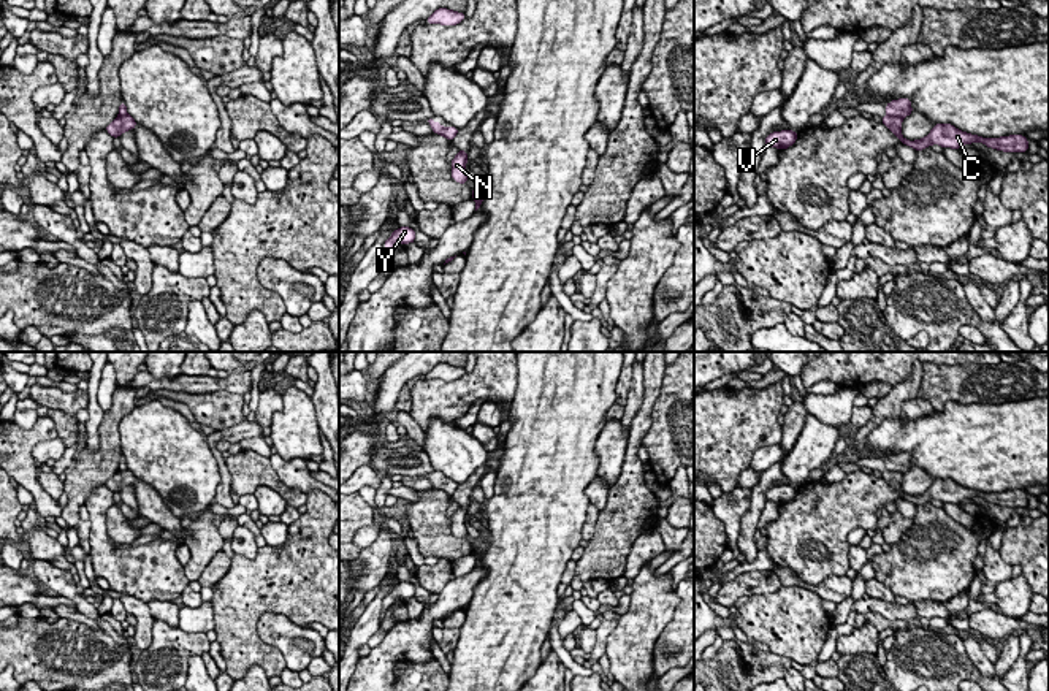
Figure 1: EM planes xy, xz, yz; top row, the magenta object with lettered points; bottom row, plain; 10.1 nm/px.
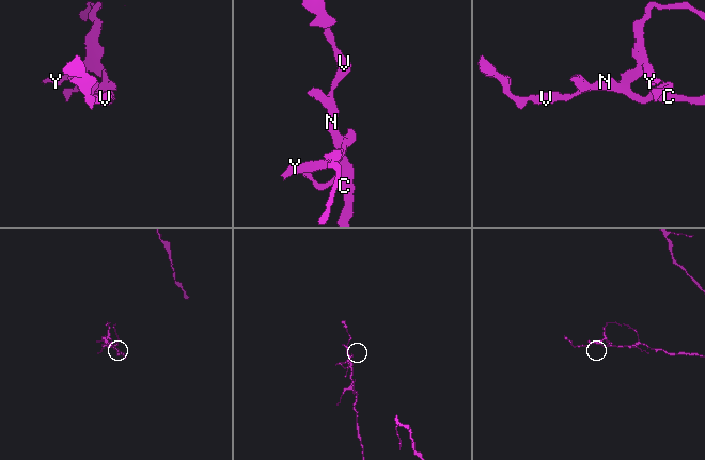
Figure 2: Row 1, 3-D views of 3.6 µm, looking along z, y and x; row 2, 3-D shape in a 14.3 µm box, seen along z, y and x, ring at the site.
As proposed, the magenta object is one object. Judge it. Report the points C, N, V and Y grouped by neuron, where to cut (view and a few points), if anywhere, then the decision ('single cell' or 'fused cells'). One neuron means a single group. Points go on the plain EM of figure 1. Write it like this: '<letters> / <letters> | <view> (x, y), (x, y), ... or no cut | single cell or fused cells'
C N V / Y | yz (888, 469), (896, 469), (902, 474) | fused cells

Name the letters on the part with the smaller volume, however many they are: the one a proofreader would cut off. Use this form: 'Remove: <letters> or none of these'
Remove: Y

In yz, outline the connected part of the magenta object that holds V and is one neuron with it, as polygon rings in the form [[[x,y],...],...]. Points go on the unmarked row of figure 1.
[[[794,485],[773,487],[769,491],[765,491],[765,502],[773,501],[778,506],[788,504],[795,498],[795,494],[797,494],[797,487]]]

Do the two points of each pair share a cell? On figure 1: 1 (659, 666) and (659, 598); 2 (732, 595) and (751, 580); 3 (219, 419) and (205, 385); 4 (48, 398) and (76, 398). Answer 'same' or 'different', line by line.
1: different
2: same
3: different
4: same

